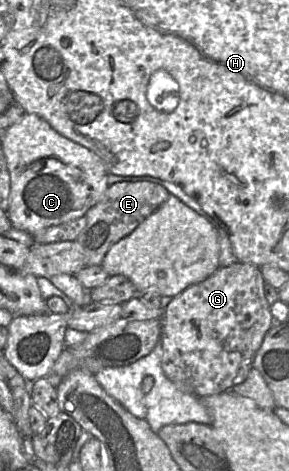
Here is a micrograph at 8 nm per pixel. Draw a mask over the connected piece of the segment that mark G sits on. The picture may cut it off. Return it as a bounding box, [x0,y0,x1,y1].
[161,262,273,398]

